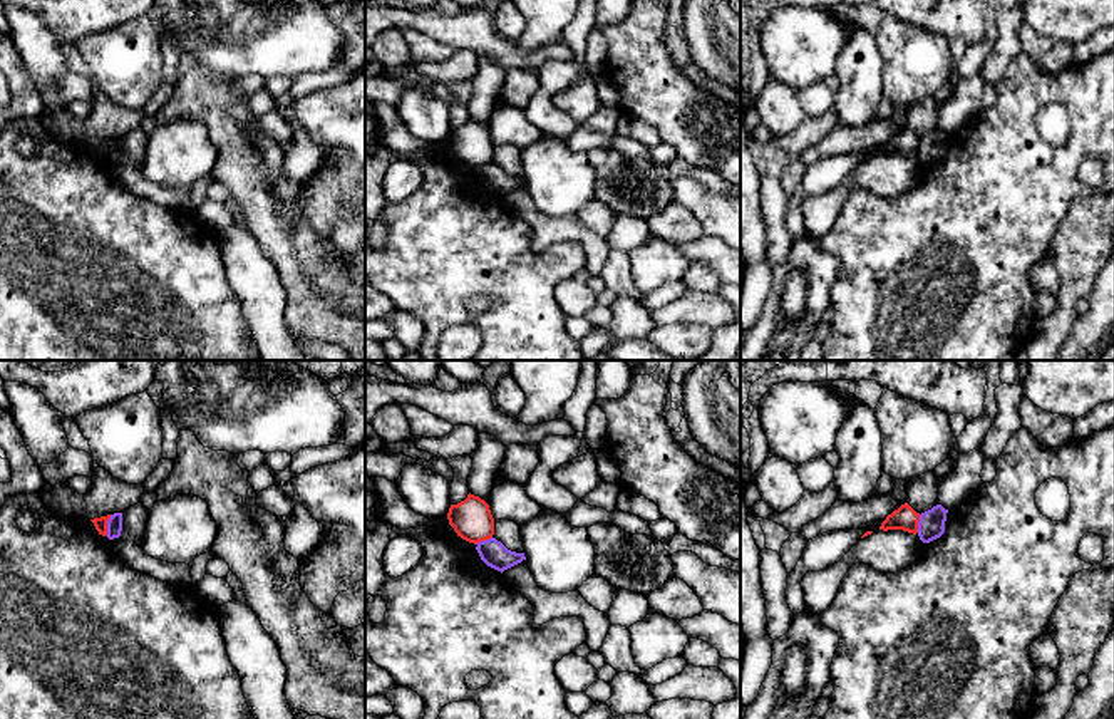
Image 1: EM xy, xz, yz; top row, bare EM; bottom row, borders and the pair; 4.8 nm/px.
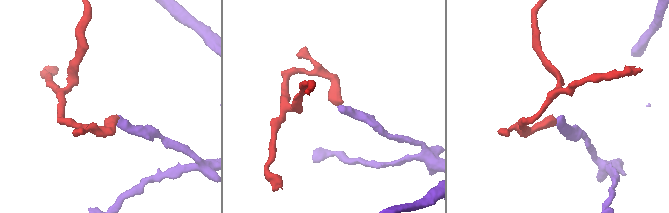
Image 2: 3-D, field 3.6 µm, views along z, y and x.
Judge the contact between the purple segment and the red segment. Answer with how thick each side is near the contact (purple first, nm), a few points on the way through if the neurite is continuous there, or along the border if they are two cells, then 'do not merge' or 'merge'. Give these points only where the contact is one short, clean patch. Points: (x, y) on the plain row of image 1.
calibres 80 and 60 nm; border xy (111, 139), (106, 160); do not merge

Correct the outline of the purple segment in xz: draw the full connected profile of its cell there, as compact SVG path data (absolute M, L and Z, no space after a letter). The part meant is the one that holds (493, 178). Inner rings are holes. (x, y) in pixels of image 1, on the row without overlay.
M489 163L484 166L479 166L476 171L481 184L498 194L498 196L504 196L518 188L521 188L523 184L526 184L524 178L516 178L508 174L501 166L498 166L496 163Z

